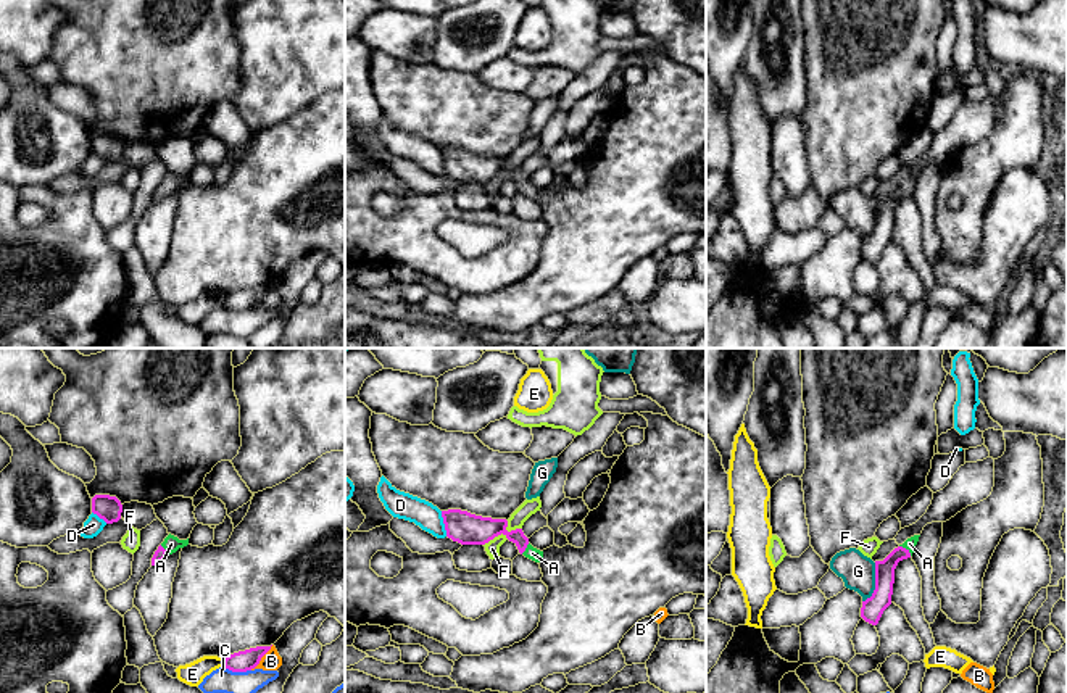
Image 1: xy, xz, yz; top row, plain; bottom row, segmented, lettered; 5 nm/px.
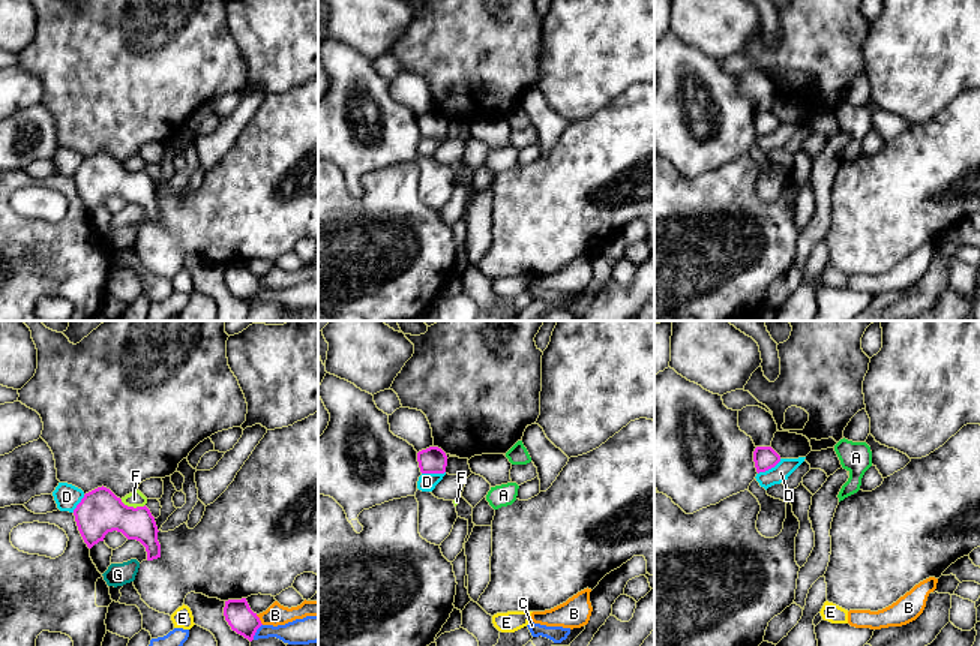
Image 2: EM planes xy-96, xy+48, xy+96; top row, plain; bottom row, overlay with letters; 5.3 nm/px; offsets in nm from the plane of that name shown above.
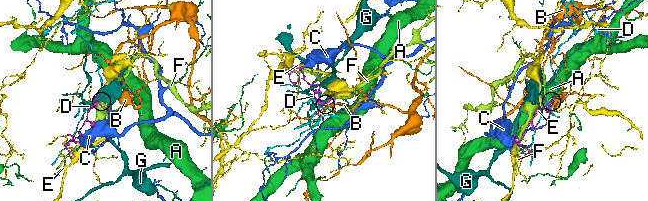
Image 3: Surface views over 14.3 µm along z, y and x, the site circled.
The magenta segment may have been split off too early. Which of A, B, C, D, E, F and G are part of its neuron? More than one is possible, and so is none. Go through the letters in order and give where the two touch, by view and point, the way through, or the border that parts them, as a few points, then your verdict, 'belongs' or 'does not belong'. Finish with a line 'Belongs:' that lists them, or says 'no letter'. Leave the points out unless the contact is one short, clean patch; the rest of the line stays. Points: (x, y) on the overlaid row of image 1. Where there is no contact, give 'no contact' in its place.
A: contact yz (906, 550); way yz (884, 569), (906, 550), (909, 543); belongs
B: contact xy (261, 656); border xy (273, 645), (250, 669); does not belong
C: contact xy (237, 671); does not belong
D: contact xz (444, 522); does not belong
E: contact xy (224, 663); does not belong
F: contact xz (495, 535); does not belong
G: contact yz (876, 584); border yz (876, 563), (876, 589), (863, 601); does not belong
Belongs: A

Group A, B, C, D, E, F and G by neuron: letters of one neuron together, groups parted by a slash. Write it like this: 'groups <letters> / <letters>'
groups A / B / C / D / E / F / G

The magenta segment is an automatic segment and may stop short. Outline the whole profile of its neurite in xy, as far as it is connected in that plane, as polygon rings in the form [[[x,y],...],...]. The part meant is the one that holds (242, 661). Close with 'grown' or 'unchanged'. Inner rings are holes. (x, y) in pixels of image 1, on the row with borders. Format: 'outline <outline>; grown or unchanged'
outline [[[256,646],[245,651],[234,653],[224,658],[224,667],[232,672],[247,672],[255,669],[261,658],[271,649],[271,646]]]; unchanged

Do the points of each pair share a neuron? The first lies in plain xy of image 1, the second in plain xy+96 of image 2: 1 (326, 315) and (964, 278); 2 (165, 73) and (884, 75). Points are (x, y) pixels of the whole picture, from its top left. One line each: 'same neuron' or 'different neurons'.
1: different neurons
2: different neurons

